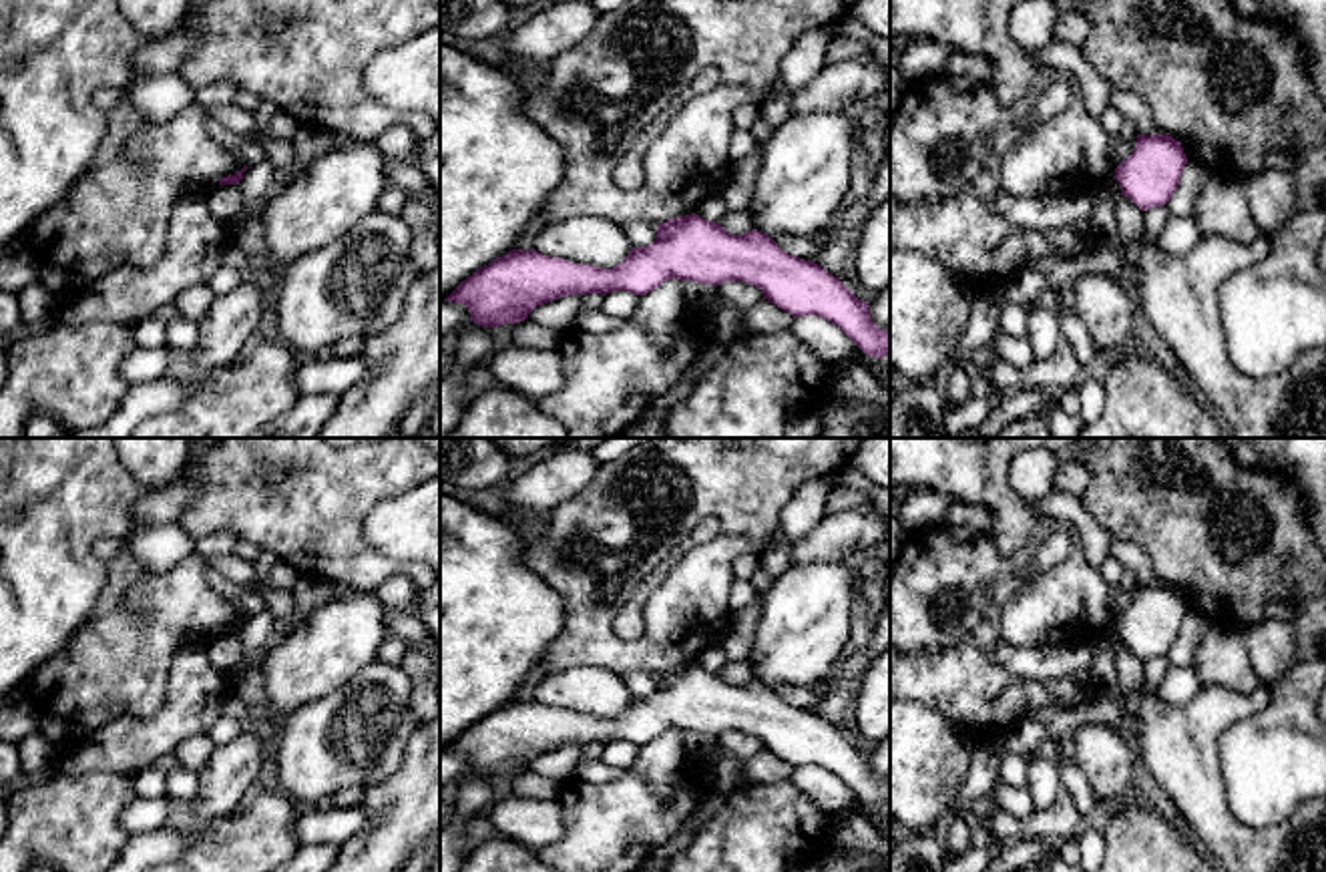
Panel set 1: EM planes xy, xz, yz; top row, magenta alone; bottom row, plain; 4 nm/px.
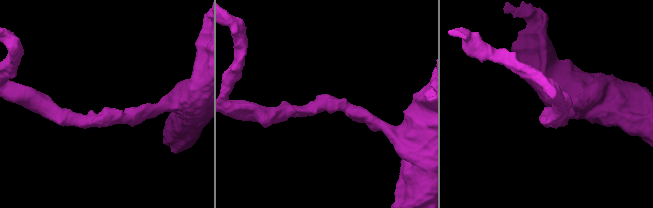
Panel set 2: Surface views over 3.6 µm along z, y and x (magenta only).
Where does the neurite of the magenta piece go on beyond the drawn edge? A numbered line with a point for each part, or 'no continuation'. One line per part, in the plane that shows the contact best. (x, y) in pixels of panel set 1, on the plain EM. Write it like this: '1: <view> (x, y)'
no continuation

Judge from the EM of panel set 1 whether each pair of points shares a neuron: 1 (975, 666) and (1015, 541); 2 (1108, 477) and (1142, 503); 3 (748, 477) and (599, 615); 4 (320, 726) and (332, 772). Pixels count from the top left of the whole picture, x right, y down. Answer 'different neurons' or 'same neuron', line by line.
1: different neurons
2: same neuron
3: same neuron
4: same neuron

